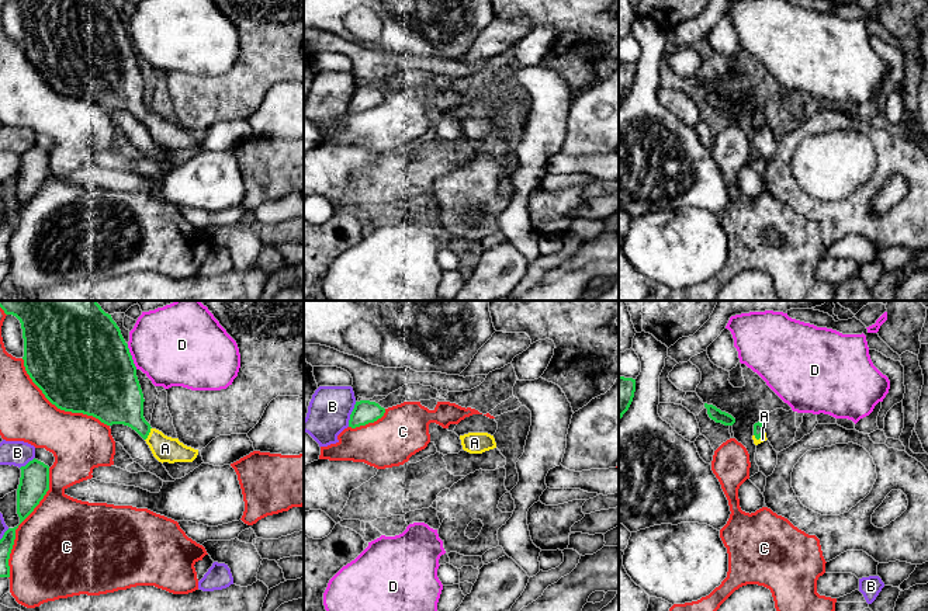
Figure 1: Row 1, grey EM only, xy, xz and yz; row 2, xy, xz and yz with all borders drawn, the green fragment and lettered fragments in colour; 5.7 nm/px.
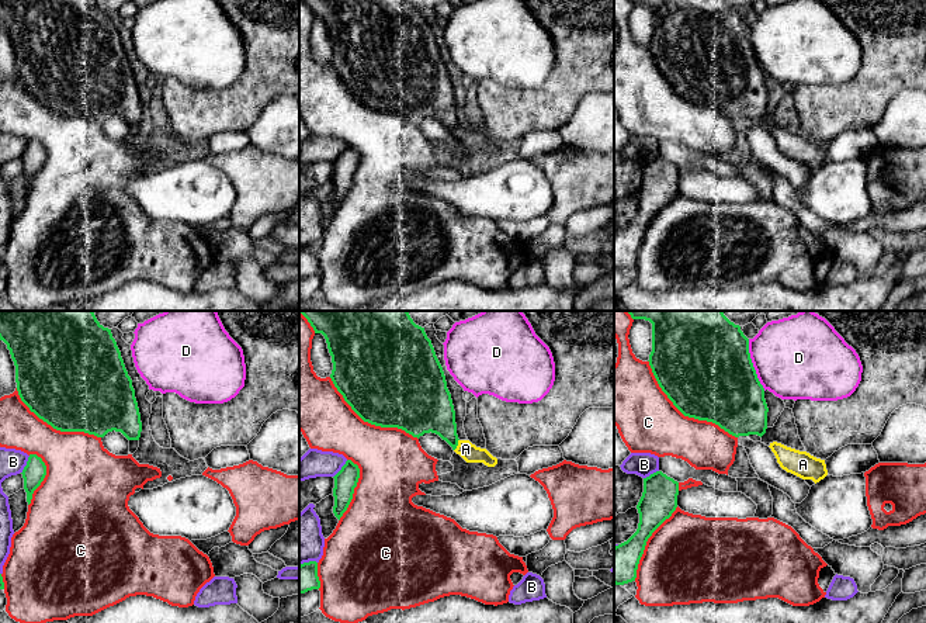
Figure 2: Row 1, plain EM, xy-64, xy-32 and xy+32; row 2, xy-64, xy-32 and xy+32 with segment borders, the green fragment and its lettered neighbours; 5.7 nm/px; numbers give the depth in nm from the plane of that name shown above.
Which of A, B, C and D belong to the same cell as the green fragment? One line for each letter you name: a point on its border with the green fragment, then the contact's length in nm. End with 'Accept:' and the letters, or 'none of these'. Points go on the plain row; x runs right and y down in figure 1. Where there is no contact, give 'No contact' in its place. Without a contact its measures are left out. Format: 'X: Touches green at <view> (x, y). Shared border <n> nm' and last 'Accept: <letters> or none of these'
A: Touches green at xy (148, 120). Shared border 90 nm
Accept: A

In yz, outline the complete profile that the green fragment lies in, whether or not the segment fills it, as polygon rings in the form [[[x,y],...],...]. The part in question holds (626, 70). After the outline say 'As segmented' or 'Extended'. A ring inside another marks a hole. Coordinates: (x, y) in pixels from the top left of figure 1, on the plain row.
[[[619,60],[619,105],[629,96],[636,77],[636,65]]]. As segmented

